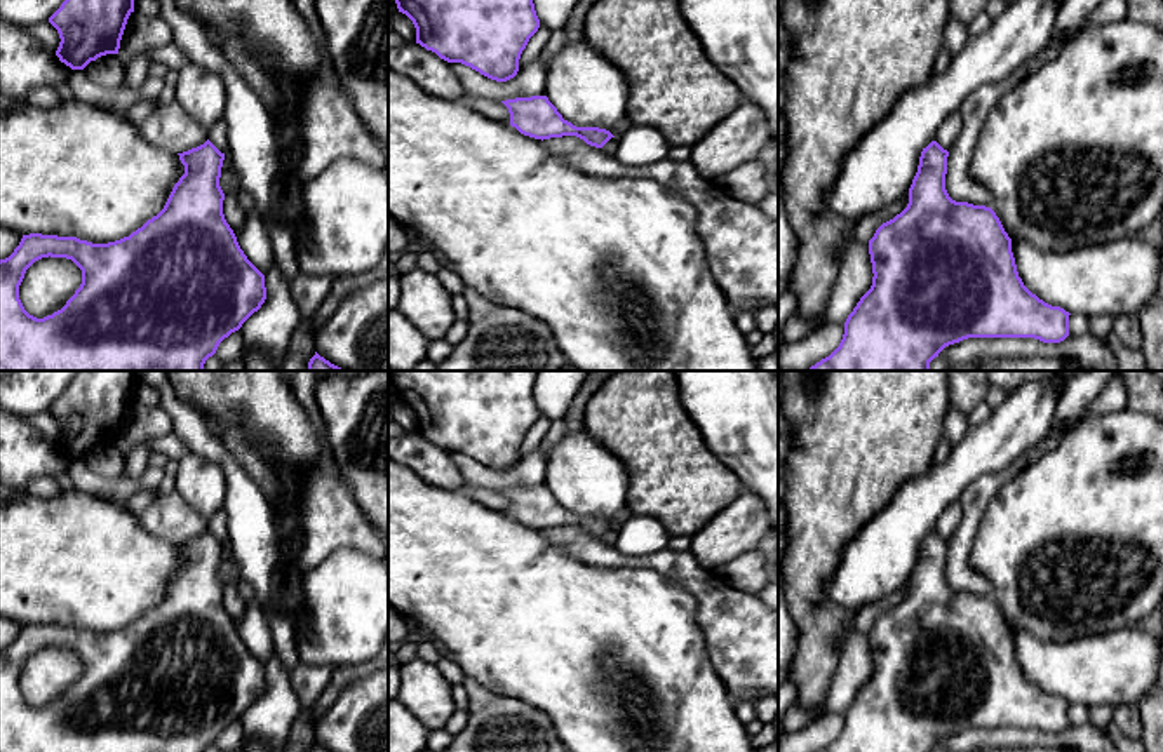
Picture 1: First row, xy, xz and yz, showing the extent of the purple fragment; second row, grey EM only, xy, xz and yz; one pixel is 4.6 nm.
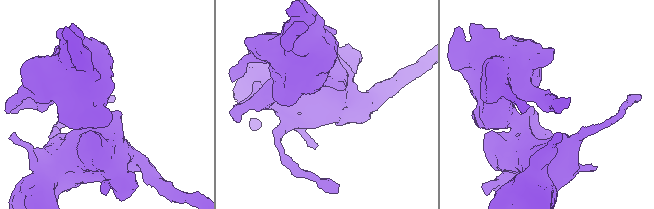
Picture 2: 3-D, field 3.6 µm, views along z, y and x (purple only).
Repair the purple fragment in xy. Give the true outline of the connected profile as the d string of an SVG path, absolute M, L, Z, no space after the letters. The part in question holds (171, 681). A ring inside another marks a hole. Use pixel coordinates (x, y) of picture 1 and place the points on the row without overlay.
M207 529L204 534L178 545L185 555L185 564L174 574L164 599L129 627L108 634L92 634L77 627L30 623L23 625L9 648L0 649L0 752L205 752L216 743L225 728L239 721L261 698L266 689L265 665L247 649L223 604L225 583L219 576L219 567L225 543ZM49 646L71 649L82 660L82 674L61 700L37 708L24 700L19 689L19 675L26 660L35 651Z

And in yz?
M937 531L923 538L907 597L883 613L869 630L872 675L848 705L839 736L820 752L931 752L945 736L968 728L1034 728L1060 733L1069 726L1071 703L1039 689L1018 667L1012 628L996 602L949 587L947 547L949 541Z

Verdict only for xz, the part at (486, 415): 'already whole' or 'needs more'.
already whole

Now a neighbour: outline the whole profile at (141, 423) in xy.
M131 402L120 430L118 446L127 451L171 432L172 420L162 406L146 407Z

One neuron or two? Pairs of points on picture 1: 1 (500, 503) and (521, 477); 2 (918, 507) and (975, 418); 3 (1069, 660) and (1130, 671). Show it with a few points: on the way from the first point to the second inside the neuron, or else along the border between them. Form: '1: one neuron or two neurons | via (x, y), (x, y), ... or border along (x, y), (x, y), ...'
1: two neurons | border along (465, 481), (479, 488), (500, 491)
2: two neurons | border along (991, 411), (981, 423), (970, 425)
3: one neuron | via (1085, 669), (1115, 669)

